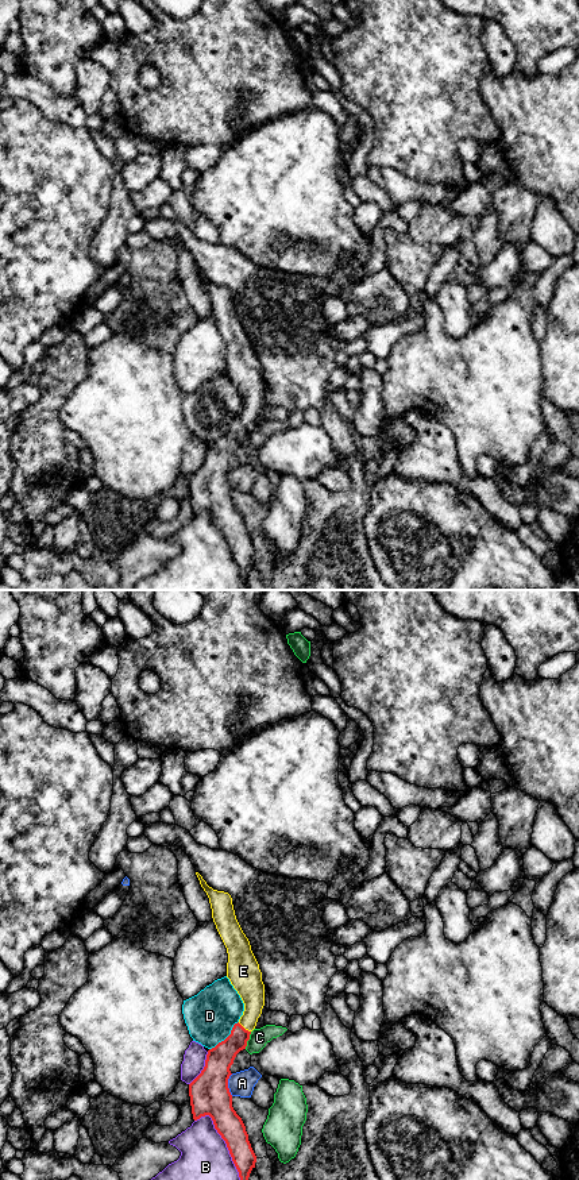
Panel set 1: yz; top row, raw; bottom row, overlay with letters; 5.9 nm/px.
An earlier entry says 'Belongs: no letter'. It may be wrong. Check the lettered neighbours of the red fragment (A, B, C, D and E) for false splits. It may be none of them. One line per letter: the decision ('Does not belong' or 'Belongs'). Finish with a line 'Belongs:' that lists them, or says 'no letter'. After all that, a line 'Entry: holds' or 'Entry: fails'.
A: Does not belong
B: Does not belong
C: Does not belong
D: Does not belong
E: Belongs
Belongs: E
Entry: fails

